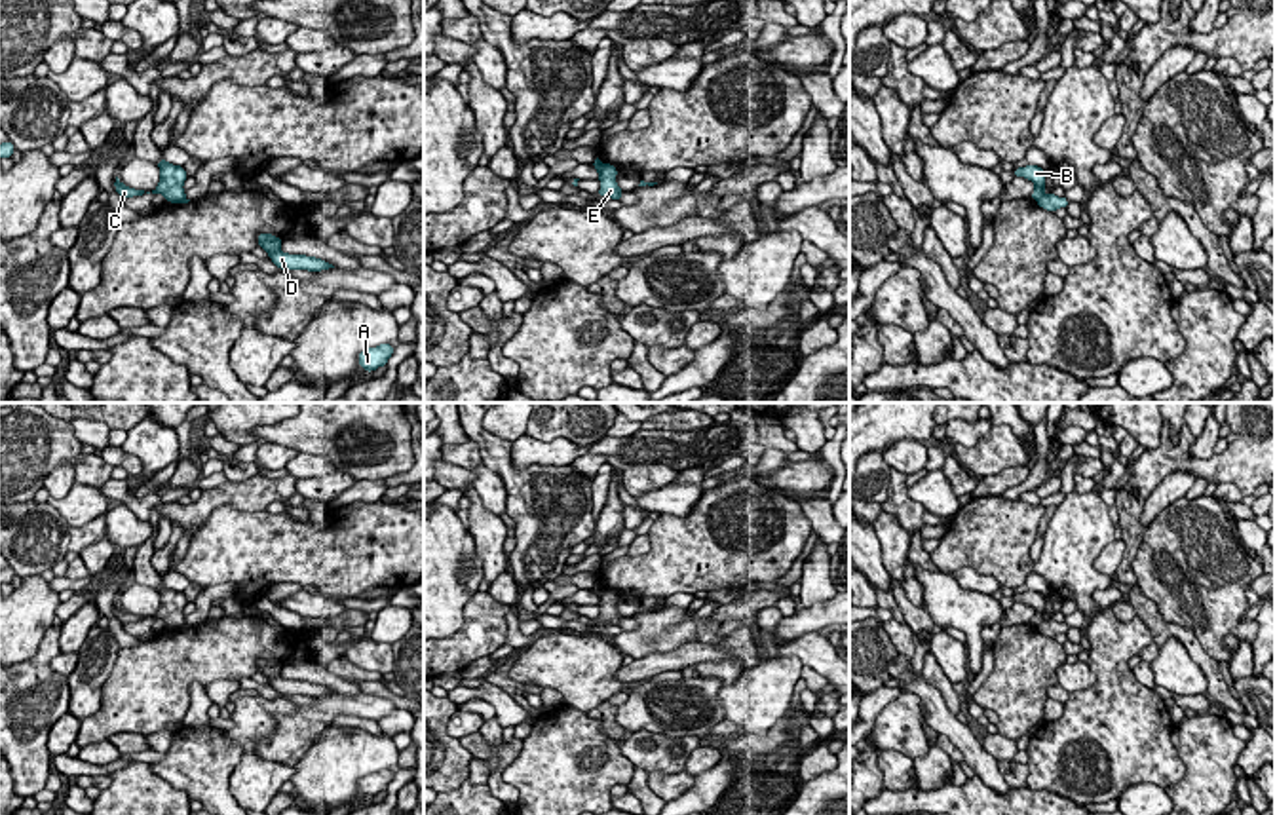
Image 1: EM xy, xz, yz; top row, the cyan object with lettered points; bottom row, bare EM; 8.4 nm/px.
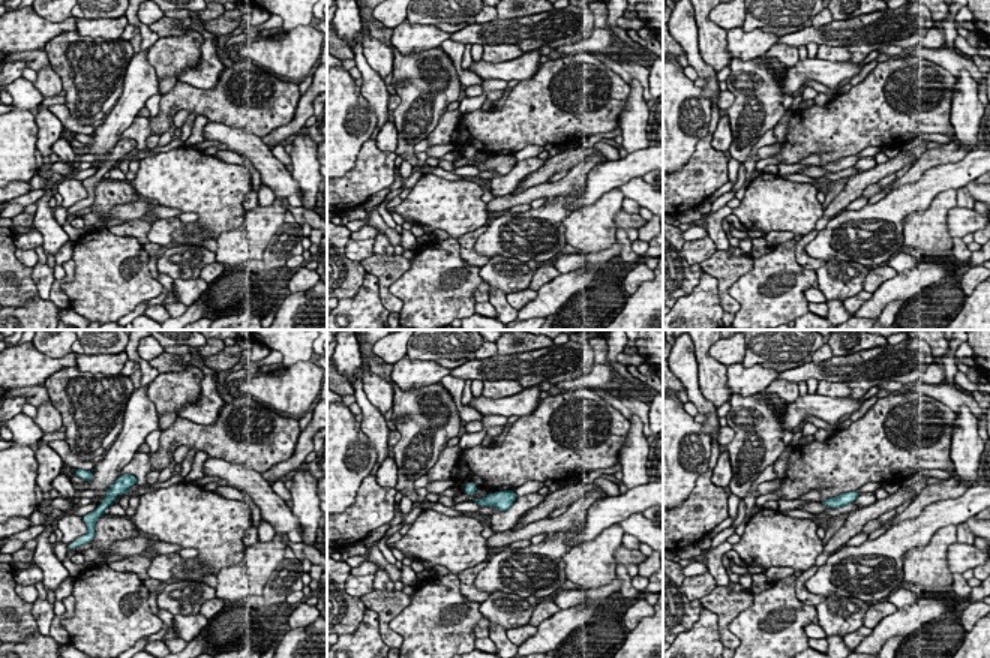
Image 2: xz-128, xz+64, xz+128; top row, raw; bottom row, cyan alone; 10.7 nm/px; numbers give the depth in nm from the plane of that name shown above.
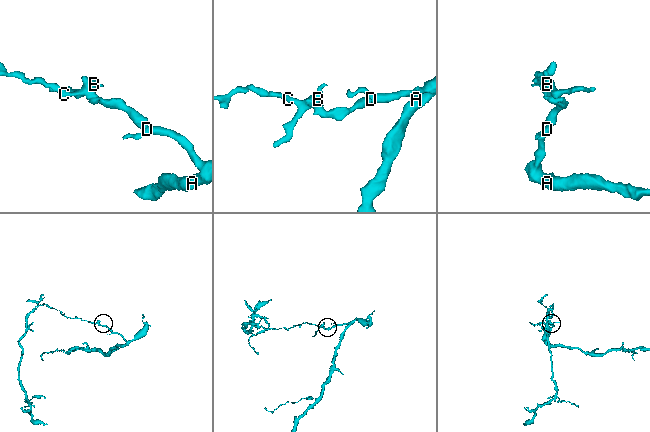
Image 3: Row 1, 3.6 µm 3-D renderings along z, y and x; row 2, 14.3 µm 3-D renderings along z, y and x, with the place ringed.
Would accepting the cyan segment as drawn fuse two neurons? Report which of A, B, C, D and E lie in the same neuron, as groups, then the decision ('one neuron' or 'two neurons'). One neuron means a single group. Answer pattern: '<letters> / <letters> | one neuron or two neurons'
A D E / B C | two neurons

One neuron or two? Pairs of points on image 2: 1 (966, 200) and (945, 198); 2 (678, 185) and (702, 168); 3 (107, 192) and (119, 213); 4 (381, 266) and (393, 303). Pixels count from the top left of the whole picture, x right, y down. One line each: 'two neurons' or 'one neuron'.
1: two neurons
2: one neuron
3: two neurons
4: one neuron

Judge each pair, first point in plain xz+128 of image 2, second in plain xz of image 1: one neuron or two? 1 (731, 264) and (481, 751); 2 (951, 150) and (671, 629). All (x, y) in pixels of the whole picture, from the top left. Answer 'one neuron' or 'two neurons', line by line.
1: one neuron
2: two neurons

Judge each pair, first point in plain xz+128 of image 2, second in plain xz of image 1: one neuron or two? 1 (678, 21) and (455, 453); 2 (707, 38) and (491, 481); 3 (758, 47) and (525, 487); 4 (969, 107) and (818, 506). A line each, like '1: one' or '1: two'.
1: two
2: one
3: two
4: two

